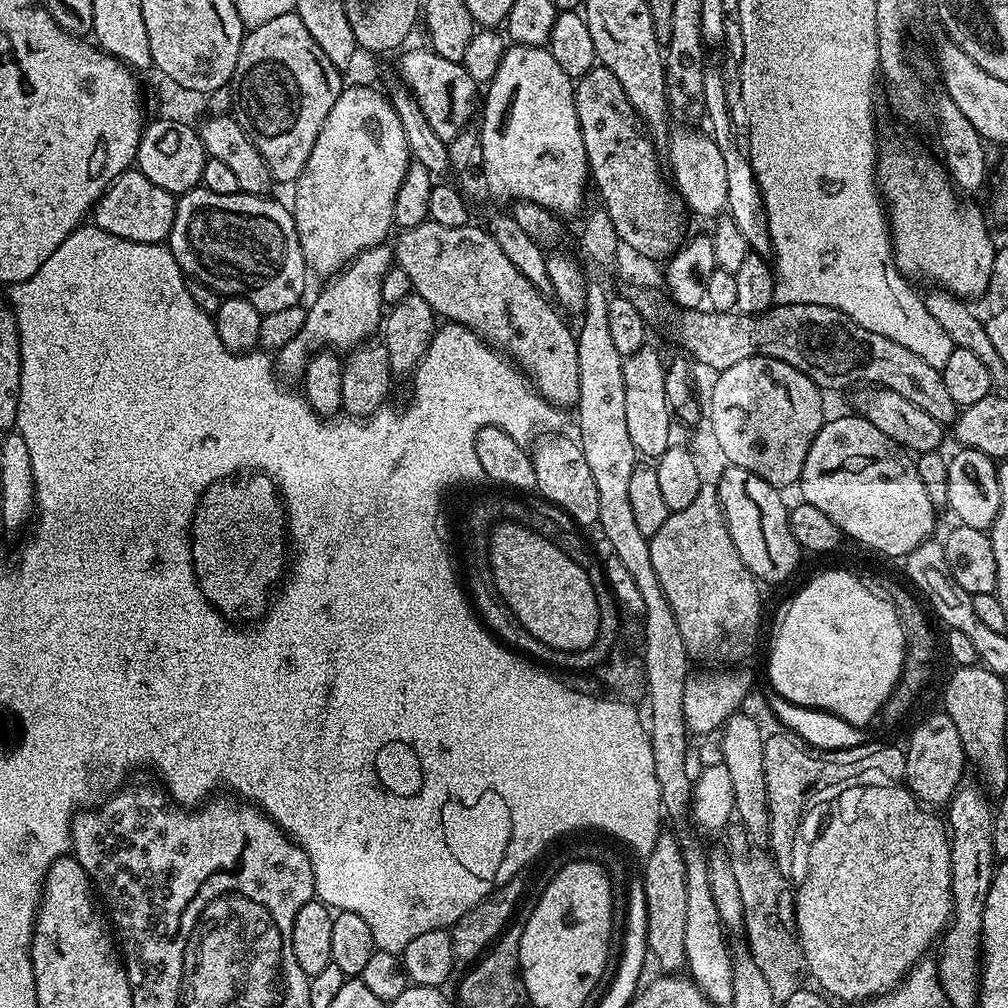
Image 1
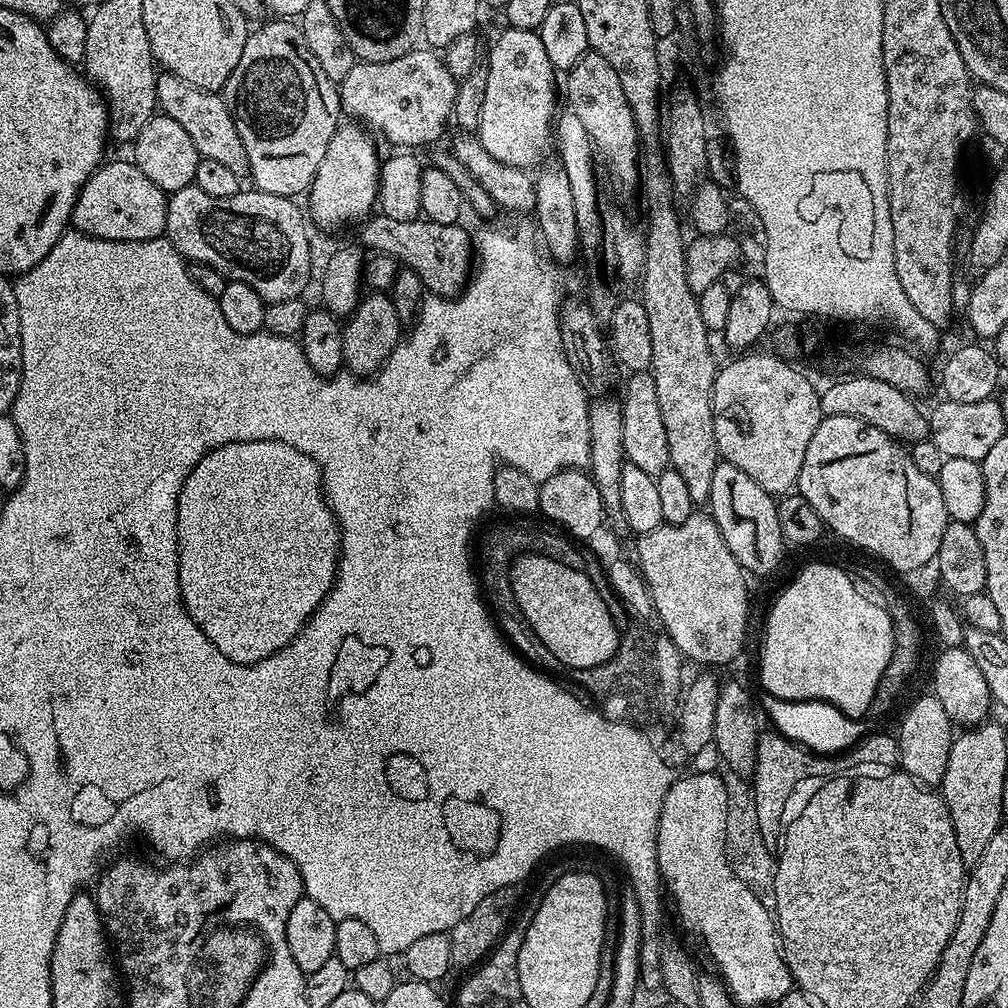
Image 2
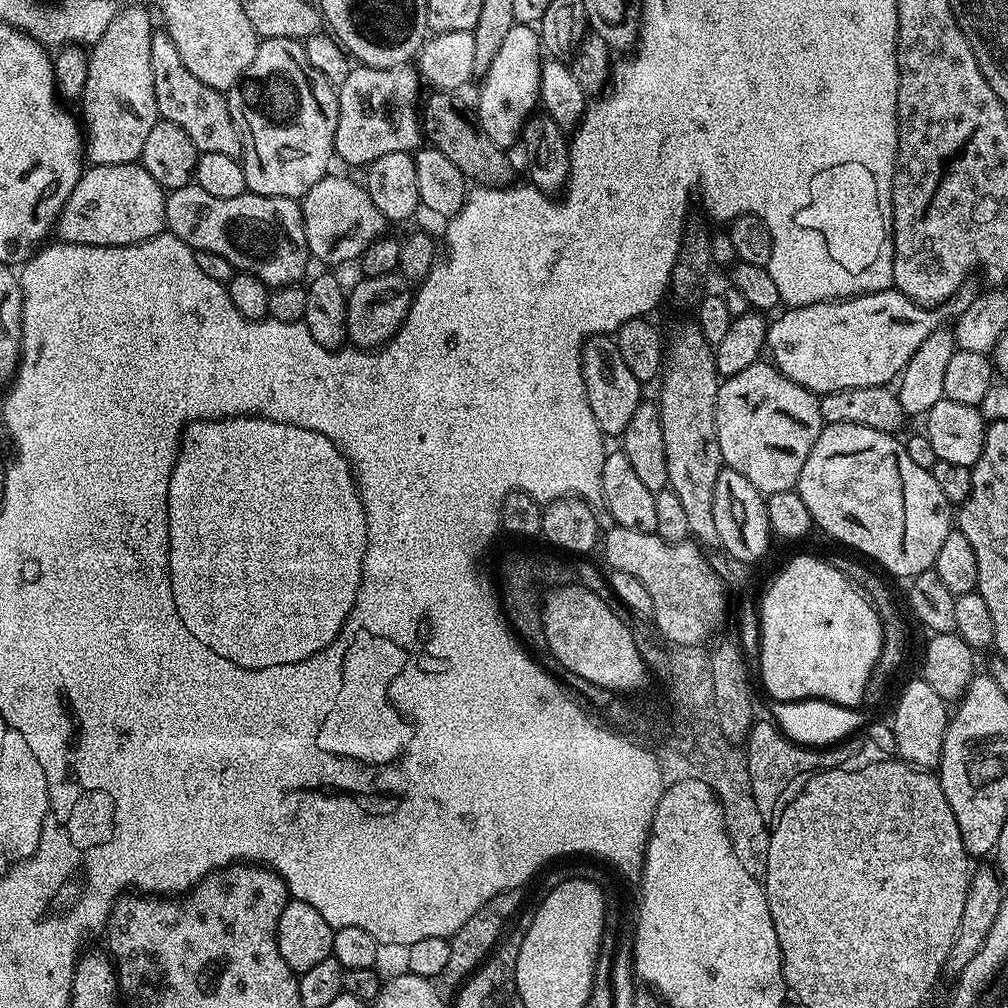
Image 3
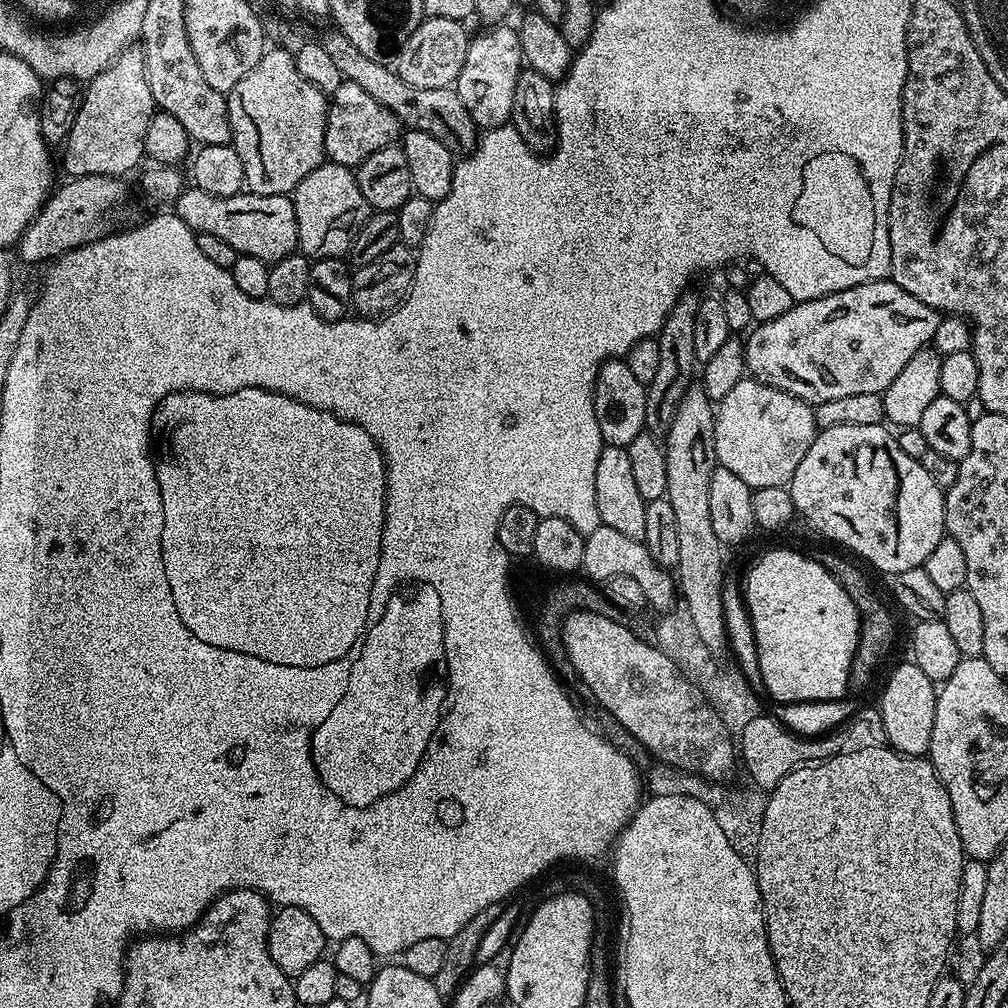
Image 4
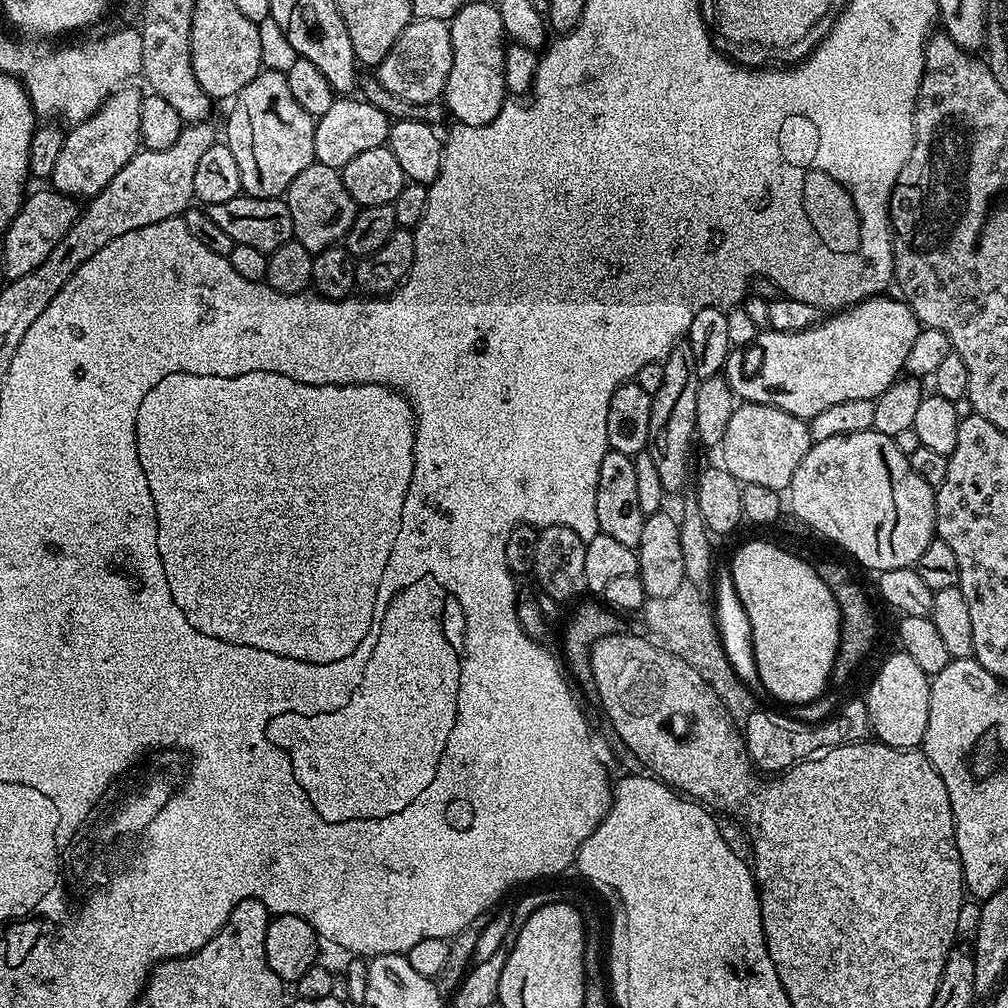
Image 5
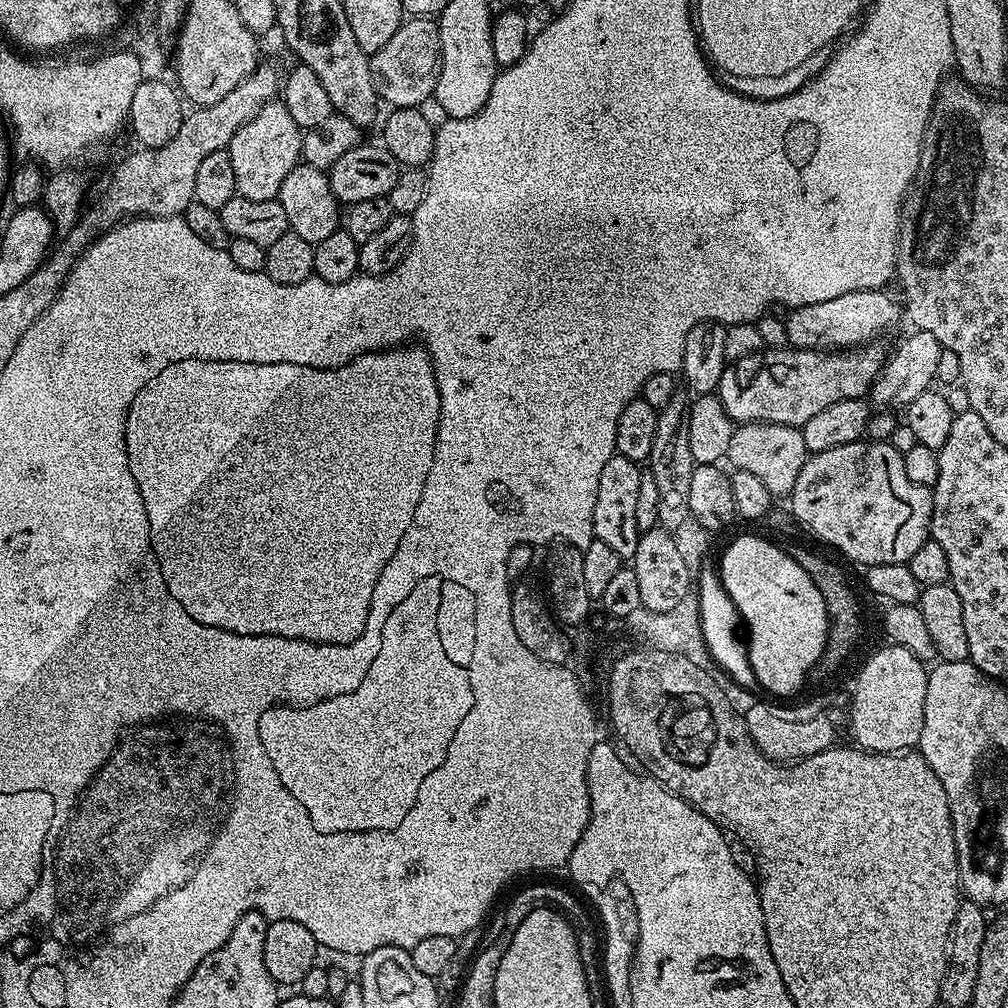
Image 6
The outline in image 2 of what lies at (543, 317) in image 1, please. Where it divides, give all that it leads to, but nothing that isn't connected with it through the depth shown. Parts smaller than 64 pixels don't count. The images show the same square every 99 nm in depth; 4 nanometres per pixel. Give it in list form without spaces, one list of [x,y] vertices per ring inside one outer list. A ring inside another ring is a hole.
[[[376,214],[359,225],[359,243],[365,249],[372,248],[368,250],[373,253],[392,256],[403,267],[414,269],[431,295],[450,297],[464,291],[474,268],[474,244],[470,232],[468,236],[462,227],[459,223],[439,225],[425,218],[398,222],[395,218]]]

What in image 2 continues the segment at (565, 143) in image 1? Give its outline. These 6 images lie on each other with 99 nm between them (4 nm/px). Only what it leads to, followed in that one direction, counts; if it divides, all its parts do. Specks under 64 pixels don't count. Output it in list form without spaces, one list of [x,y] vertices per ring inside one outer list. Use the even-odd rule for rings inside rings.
[[[510,27],[503,31],[486,52],[486,98],[482,103],[478,135],[482,146],[486,146],[486,151],[498,158],[498,162],[532,170],[545,159],[548,147],[550,150],[554,144],[558,73],[542,47],[539,31]]]

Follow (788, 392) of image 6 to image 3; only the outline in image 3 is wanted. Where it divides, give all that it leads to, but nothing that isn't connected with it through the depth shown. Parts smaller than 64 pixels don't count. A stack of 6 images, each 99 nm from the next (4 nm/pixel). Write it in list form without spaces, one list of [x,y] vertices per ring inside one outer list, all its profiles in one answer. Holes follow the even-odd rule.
[[[969,278],[945,304],[936,307],[924,307],[913,300],[906,299],[895,287],[881,292],[866,292],[863,296],[850,296],[839,300],[824,300],[821,304],[807,304],[801,308],[789,307],[788,312],[781,311],[775,321],[769,323],[766,339],[766,352],[771,363],[786,378],[798,382],[806,390],[825,396],[838,390],[850,390],[858,386],[888,386],[904,371],[911,356],[934,330],[954,322],[966,309],[982,295],[982,287]]]

